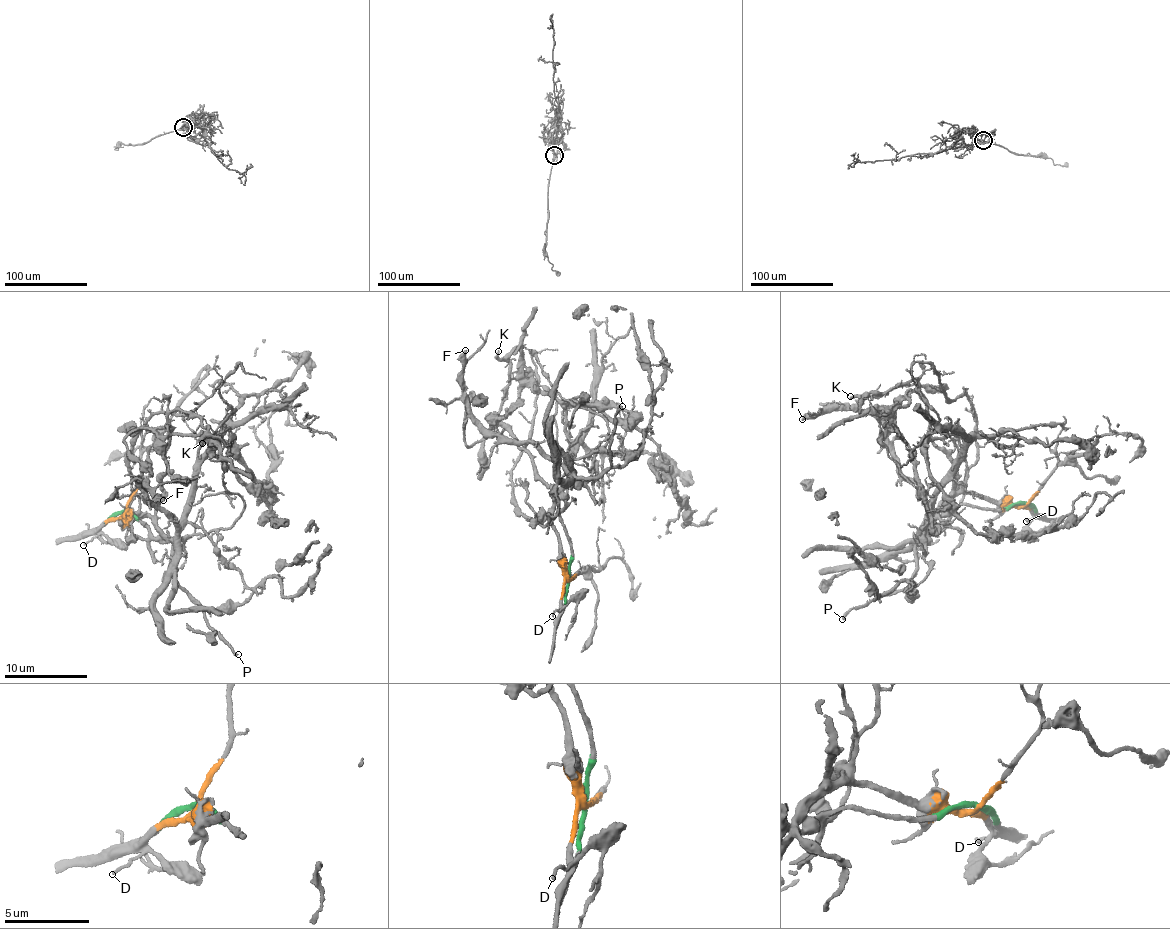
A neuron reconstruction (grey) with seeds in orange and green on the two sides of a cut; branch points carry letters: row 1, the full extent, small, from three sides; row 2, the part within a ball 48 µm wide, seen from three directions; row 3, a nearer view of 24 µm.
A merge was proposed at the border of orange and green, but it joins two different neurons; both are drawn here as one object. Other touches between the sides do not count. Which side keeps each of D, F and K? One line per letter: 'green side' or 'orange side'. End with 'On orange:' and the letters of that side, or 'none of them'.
D: orange side
F: green side
K: orange side
On orange: D, K

